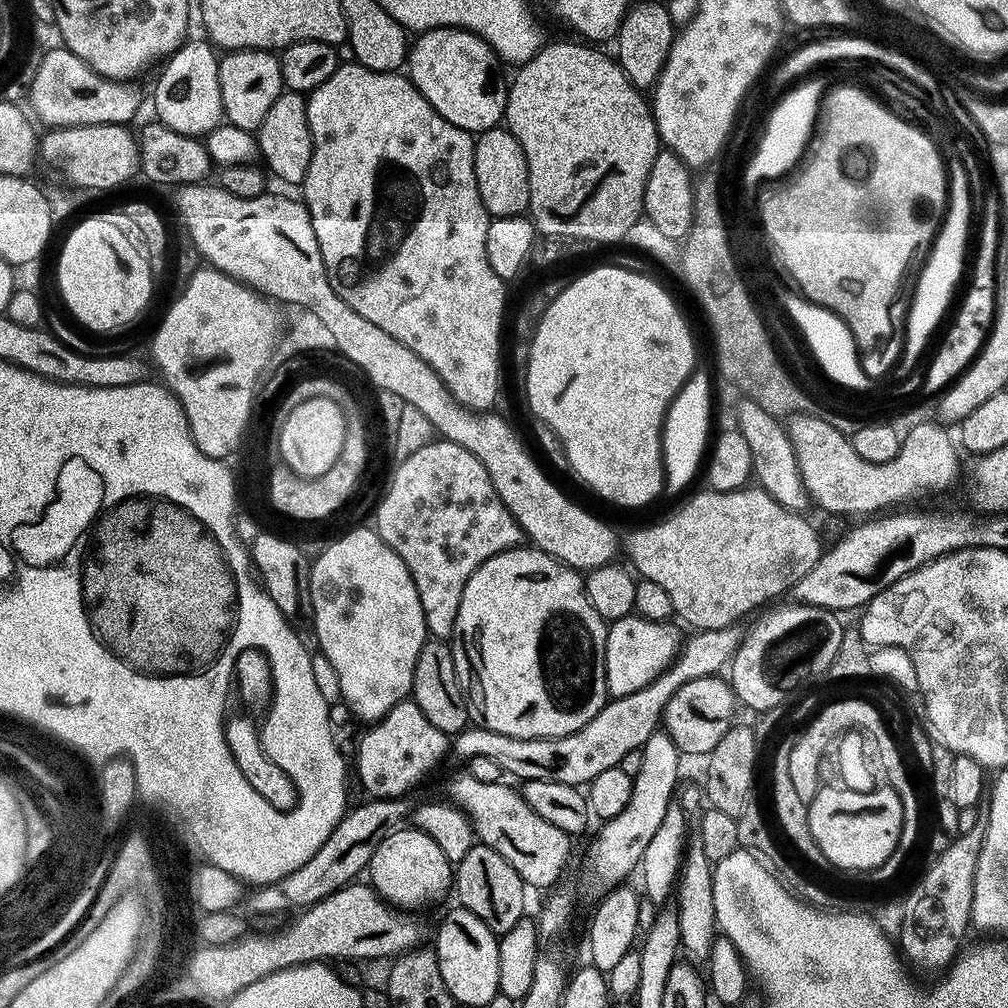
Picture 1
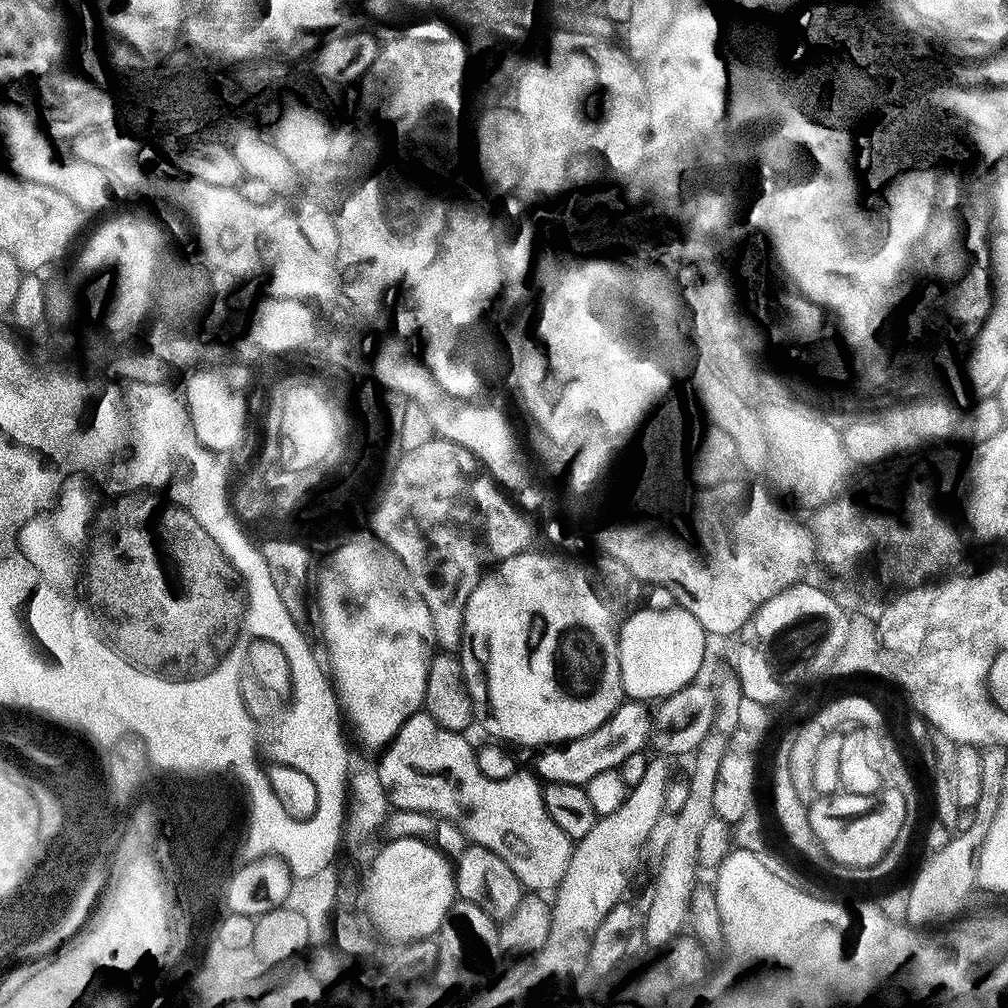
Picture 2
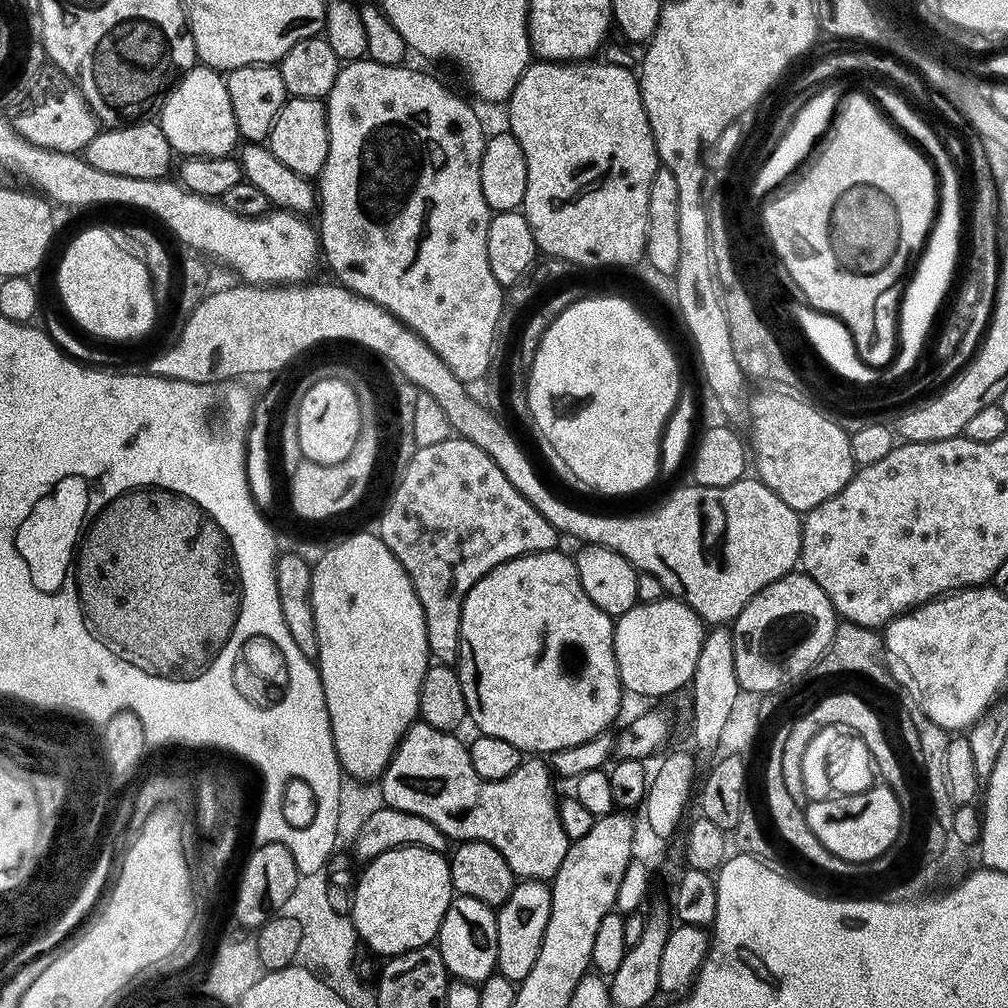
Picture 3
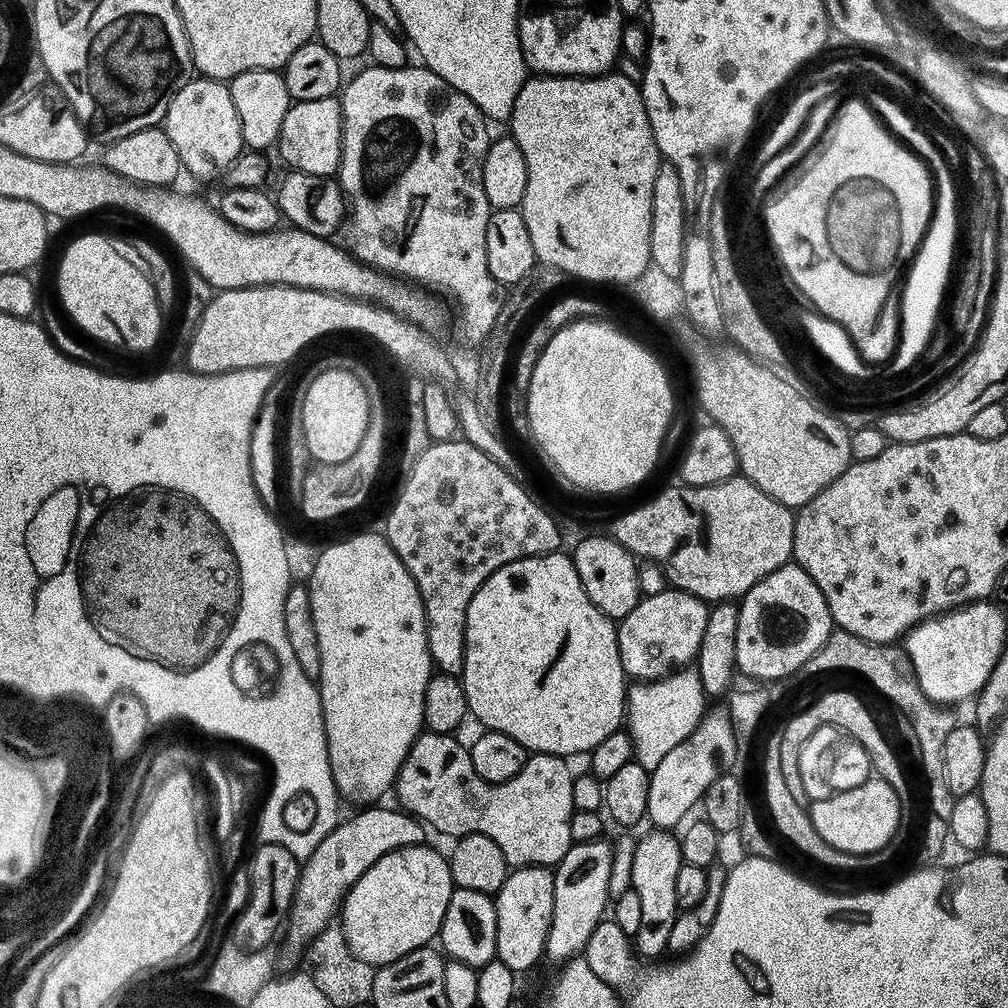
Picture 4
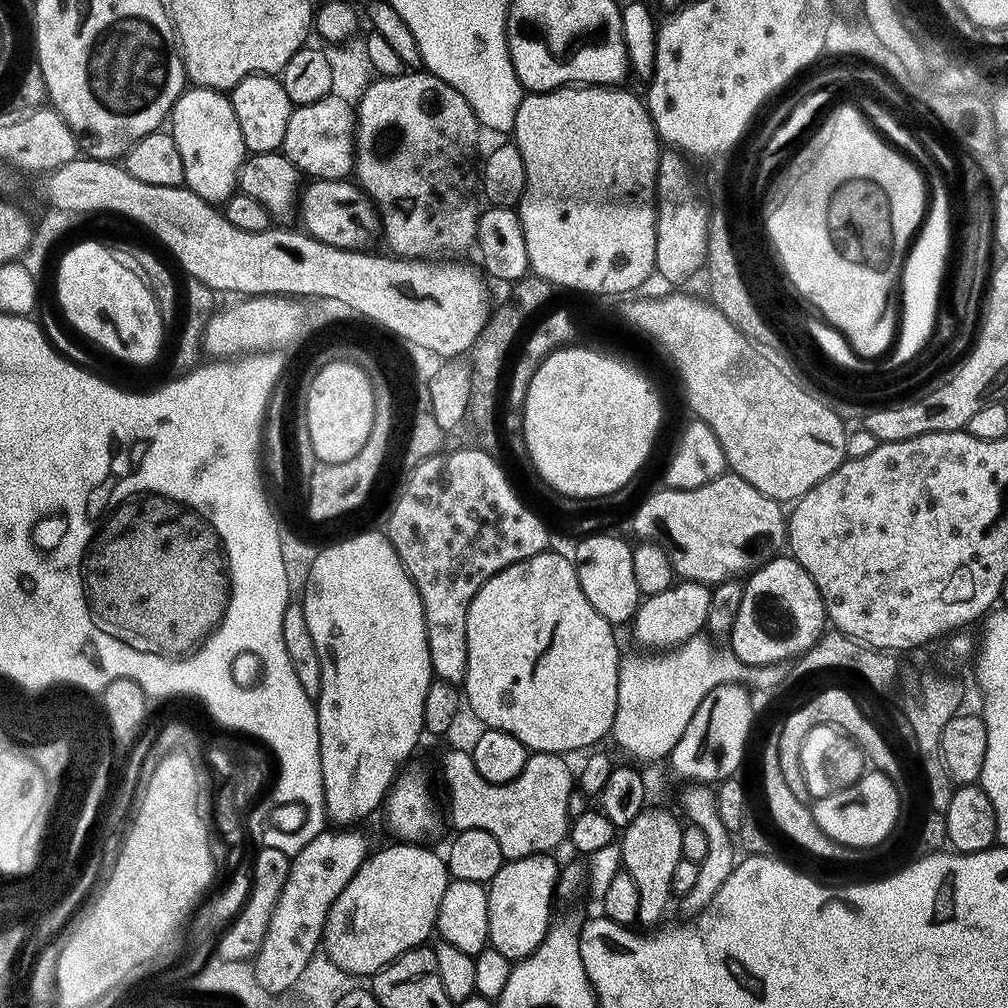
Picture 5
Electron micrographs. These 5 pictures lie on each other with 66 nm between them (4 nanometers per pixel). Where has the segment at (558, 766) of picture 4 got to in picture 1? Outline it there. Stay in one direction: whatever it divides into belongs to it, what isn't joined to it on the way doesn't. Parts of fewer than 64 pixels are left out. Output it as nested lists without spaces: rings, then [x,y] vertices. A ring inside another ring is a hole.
[[[412,698],[394,705],[369,728],[372,729],[361,738],[356,748],[356,772],[360,775],[361,786],[372,798],[407,797],[407,792],[418,787],[439,766],[440,759],[450,752],[450,736],[432,726]],[[460,770],[448,784],[448,796],[447,799],[471,821],[475,839],[498,850],[498,854],[502,854],[502,858],[506,858],[506,862],[510,862],[510,866],[518,870],[529,889],[548,890],[555,885],[552,883],[563,874],[564,867],[568,864],[568,855],[574,844],[573,837],[558,830],[558,826],[550,826],[546,818],[538,818],[538,814],[530,810],[517,789],[515,792],[507,782],[478,782],[478,778],[474,778],[466,770]]]

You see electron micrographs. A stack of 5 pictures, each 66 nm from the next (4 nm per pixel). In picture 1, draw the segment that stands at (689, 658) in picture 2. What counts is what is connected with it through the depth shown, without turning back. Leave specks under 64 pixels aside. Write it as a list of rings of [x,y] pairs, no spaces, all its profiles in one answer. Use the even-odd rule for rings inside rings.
[[[635,614],[608,624],[604,661],[609,697],[634,694],[668,671],[682,647],[682,635],[674,625],[662,620],[647,620]]]

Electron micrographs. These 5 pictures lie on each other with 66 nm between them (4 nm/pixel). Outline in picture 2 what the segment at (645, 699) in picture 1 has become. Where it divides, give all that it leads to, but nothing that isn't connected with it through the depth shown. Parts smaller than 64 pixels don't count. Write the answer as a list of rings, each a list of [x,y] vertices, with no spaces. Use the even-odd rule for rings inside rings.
[[[638,700],[621,702],[612,713],[590,734],[568,740],[564,744],[549,744],[533,751],[531,771],[544,784],[579,784],[584,786],[598,774],[617,771],[630,758],[630,754],[641,751],[650,736],[650,708]]]

